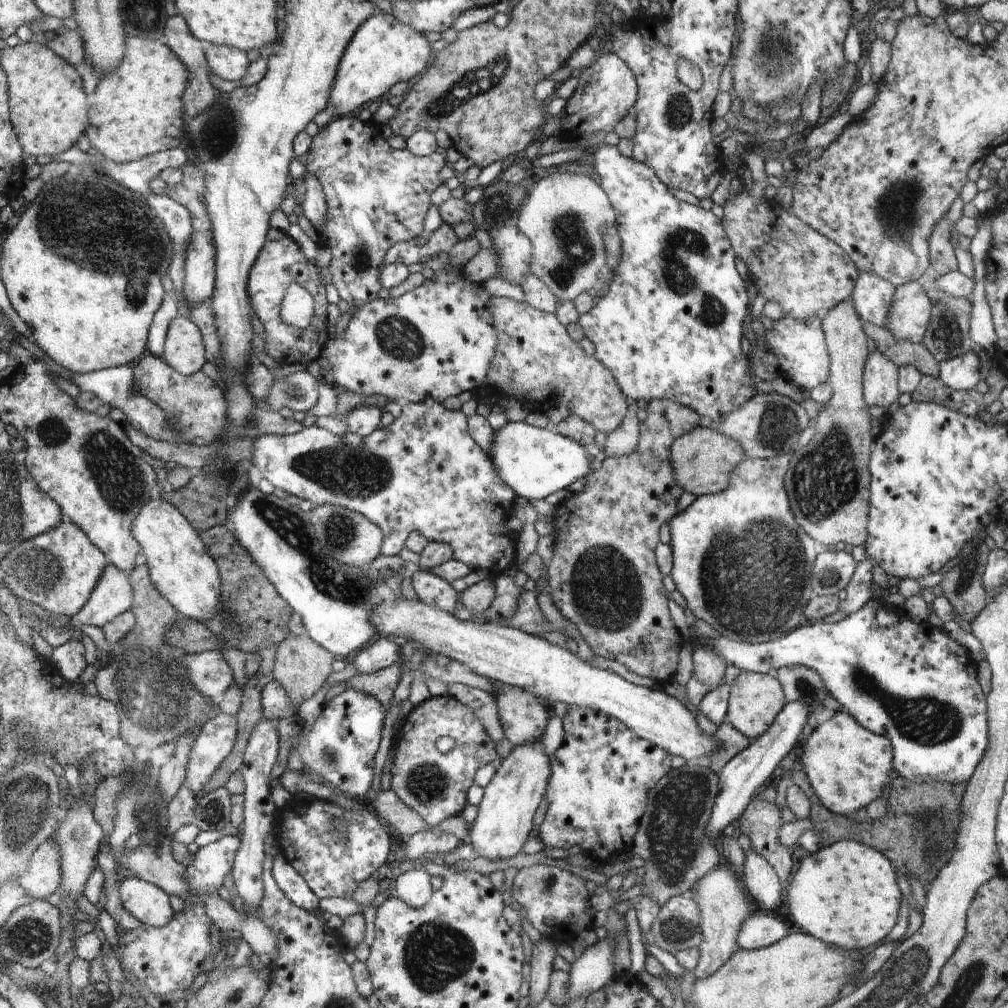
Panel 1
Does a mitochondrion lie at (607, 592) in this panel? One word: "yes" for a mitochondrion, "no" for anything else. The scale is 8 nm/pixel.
yes

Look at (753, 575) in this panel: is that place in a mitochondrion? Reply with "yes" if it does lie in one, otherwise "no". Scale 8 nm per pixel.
yes

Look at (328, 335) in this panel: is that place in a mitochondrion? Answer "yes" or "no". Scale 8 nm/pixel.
no

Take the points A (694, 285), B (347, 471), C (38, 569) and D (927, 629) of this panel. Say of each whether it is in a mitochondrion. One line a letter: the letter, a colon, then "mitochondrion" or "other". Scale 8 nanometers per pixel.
A: mitochondrion
B: mitochondrion
C: mitochondrion
D: other

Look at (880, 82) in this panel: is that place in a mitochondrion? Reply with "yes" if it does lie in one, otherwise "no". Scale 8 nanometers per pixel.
no

